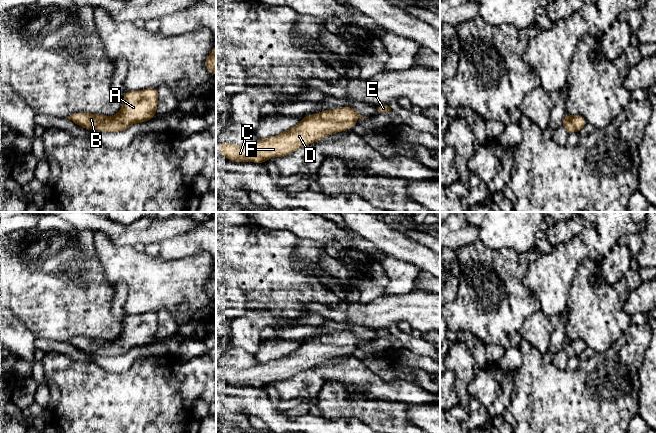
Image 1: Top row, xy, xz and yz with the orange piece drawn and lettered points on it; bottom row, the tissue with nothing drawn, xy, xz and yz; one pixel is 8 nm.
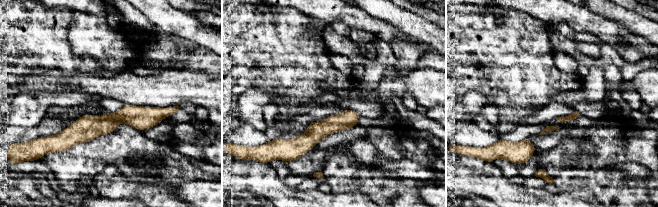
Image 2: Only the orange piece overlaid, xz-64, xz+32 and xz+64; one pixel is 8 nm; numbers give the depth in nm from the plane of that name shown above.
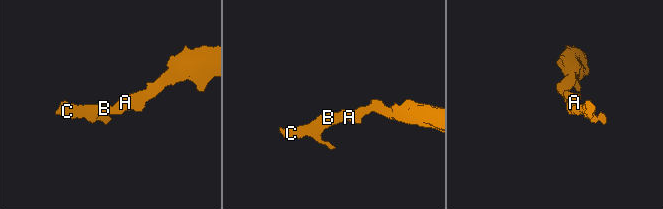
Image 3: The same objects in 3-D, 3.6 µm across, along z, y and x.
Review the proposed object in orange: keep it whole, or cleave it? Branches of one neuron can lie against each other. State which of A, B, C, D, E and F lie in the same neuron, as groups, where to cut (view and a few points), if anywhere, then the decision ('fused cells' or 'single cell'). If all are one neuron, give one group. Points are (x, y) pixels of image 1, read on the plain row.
groups A B C D E F; cut none; single cell

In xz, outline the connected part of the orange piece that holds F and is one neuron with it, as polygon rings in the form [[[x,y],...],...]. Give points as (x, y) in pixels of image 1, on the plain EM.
[[[348,330],[334,334],[323,334],[317,339],[306,339],[295,351],[267,363],[259,363],[245,369],[227,368],[220,365],[219,376],[233,386],[254,386],[263,388],[268,383],[287,380],[299,372],[315,367],[328,359],[346,355],[349,351],[356,351],[358,349],[356,343],[360,341],[368,342],[360,339],[354,332]]]

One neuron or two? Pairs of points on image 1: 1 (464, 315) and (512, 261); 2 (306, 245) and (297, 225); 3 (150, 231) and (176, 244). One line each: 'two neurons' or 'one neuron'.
1: one neuron
2: two neurons
3: two neurons

